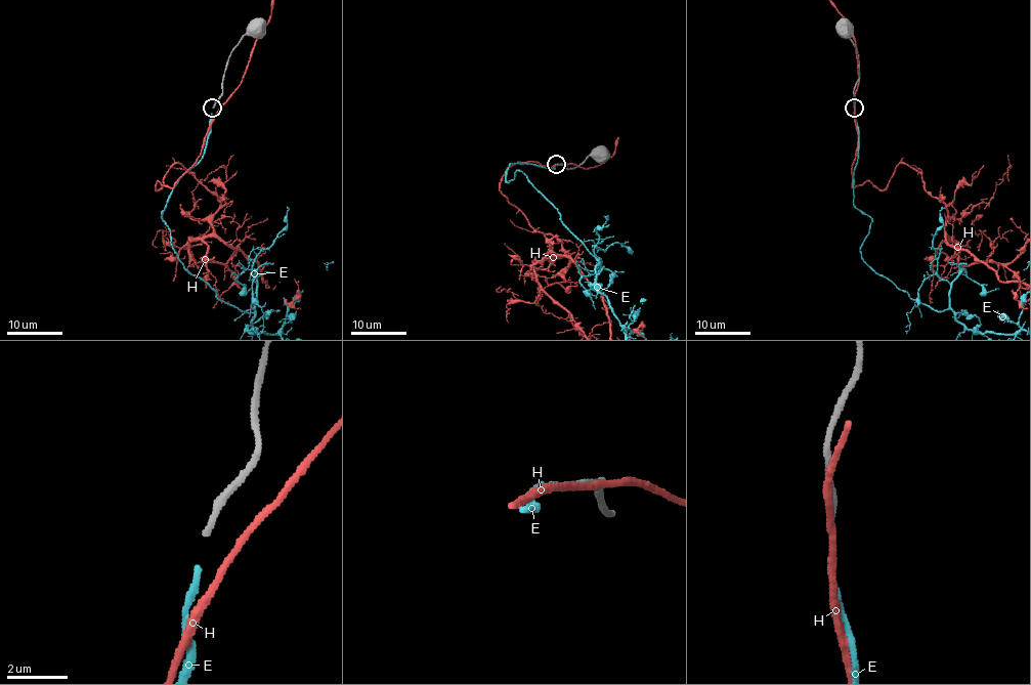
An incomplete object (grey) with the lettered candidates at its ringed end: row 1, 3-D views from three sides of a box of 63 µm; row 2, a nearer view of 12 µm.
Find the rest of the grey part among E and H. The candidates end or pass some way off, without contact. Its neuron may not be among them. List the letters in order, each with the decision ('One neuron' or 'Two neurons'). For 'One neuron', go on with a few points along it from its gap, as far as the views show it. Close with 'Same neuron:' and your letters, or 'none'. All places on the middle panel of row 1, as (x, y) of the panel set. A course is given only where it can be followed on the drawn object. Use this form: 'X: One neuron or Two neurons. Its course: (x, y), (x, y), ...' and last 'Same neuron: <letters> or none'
E: One neuron
H: Two neurons
Same neuron: E

